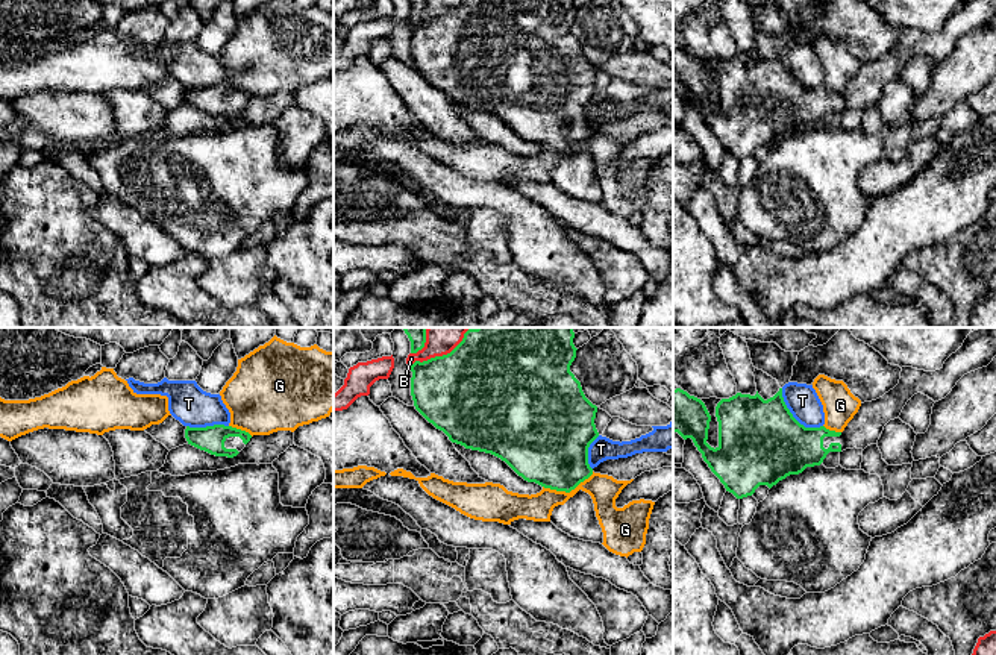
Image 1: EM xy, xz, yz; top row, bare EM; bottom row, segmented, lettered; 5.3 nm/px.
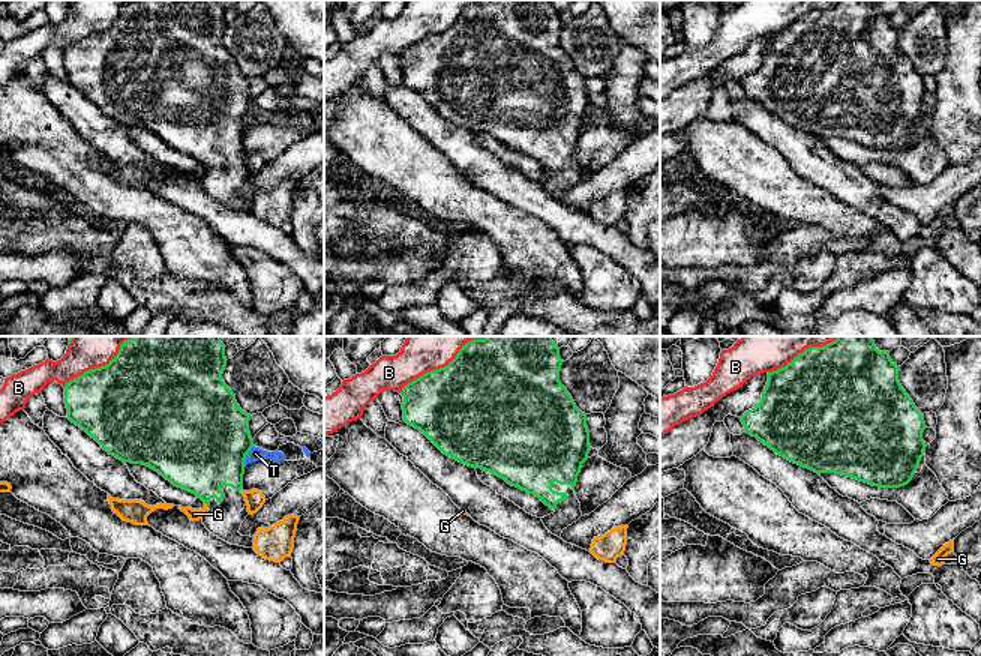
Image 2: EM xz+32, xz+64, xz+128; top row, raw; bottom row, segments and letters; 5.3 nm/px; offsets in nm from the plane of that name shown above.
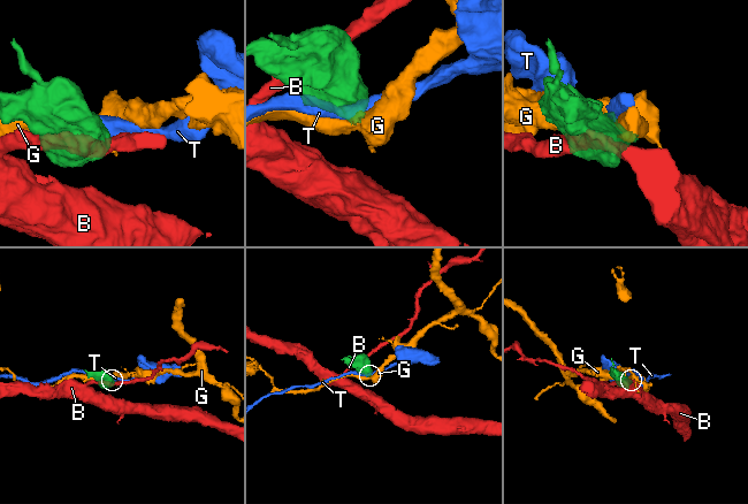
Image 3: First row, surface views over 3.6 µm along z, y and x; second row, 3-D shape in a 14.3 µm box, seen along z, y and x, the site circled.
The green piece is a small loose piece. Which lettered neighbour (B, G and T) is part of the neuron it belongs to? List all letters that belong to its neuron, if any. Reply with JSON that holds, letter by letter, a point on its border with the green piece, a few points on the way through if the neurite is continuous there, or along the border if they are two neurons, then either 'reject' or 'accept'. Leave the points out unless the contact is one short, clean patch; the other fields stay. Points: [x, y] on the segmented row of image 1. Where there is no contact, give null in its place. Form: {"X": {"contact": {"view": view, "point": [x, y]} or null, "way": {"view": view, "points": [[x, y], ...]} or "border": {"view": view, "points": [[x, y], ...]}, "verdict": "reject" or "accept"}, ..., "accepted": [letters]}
{"B": {"contact": {"view": "xz", "point": [444, 355]}, "verdict": "reject"}, "G": {"contact": {"view": "xz", "point": [567, 492]}, "border": {"view": "xz", "points": [[593, 472], [569, 492], [543, 487]]}, "verdict": "reject"}, "T": {"contact": {"view": "yz", "point": [793, 417]}, "verdict": "reject"}, "accepted": []}

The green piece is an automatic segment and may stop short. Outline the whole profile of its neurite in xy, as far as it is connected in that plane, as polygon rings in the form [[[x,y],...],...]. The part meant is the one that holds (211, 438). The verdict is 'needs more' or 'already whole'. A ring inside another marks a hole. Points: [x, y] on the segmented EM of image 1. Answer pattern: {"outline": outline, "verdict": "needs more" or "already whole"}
{"outline": [[[214,425],[206,428],[186,426],[185,438],[188,444],[211,455],[233,458],[246,447],[252,435],[232,426]]], "verdict": "needs more"}

